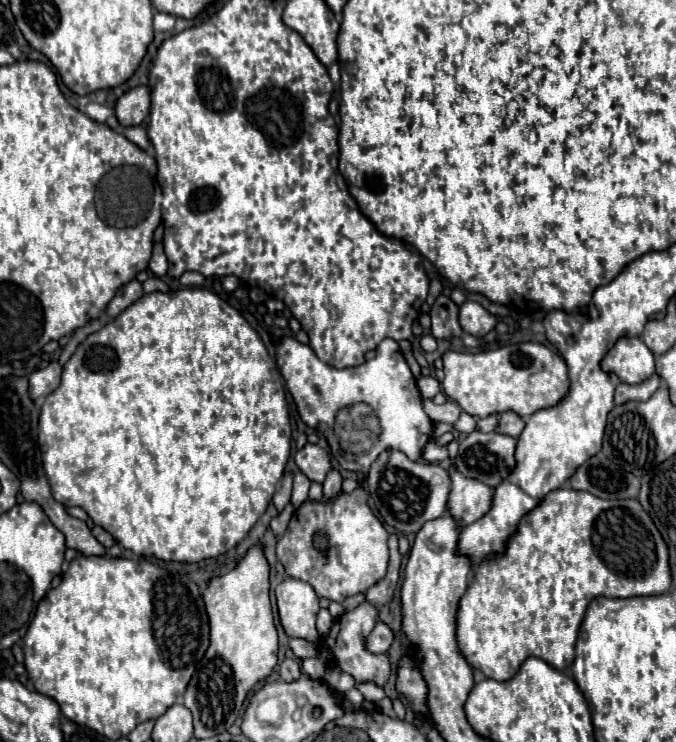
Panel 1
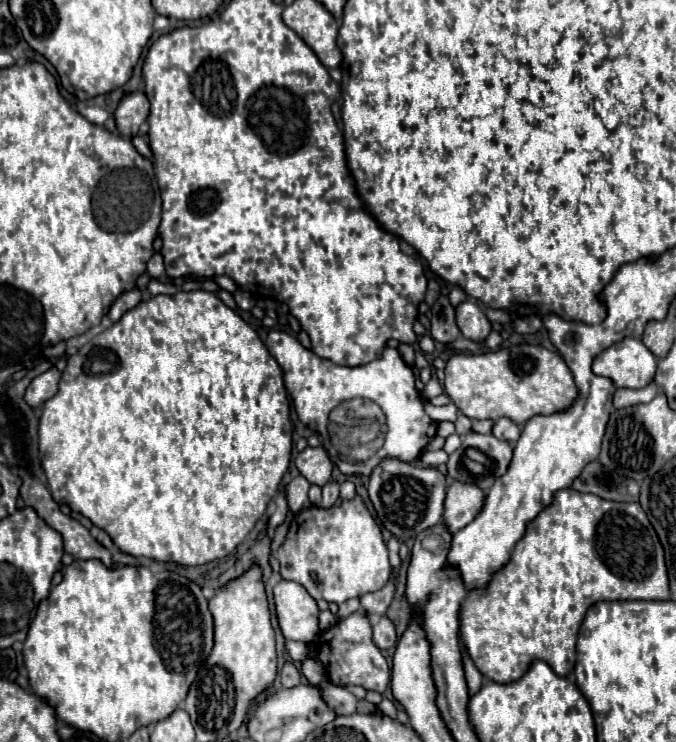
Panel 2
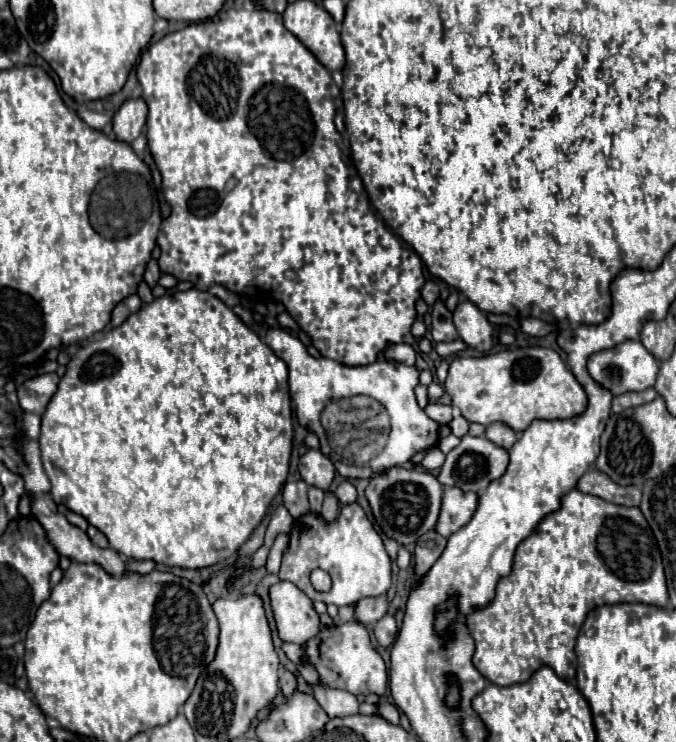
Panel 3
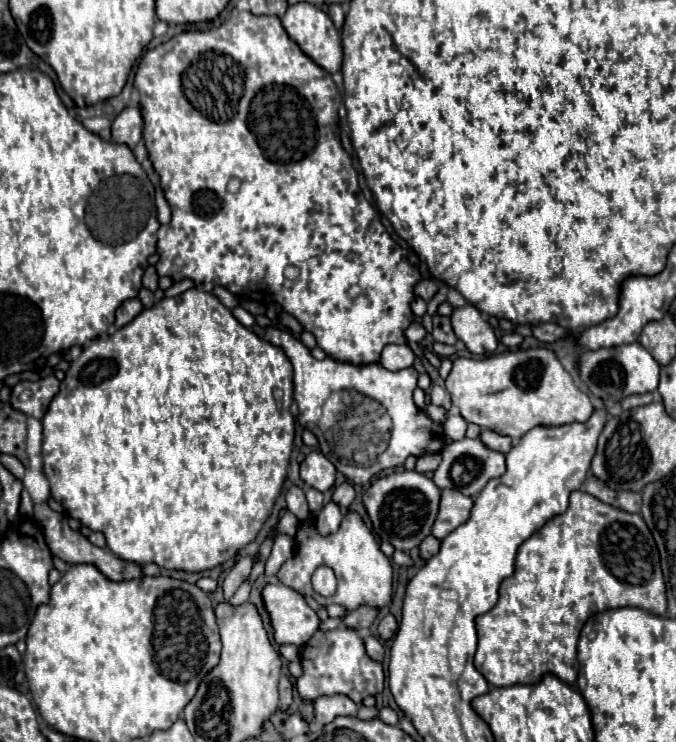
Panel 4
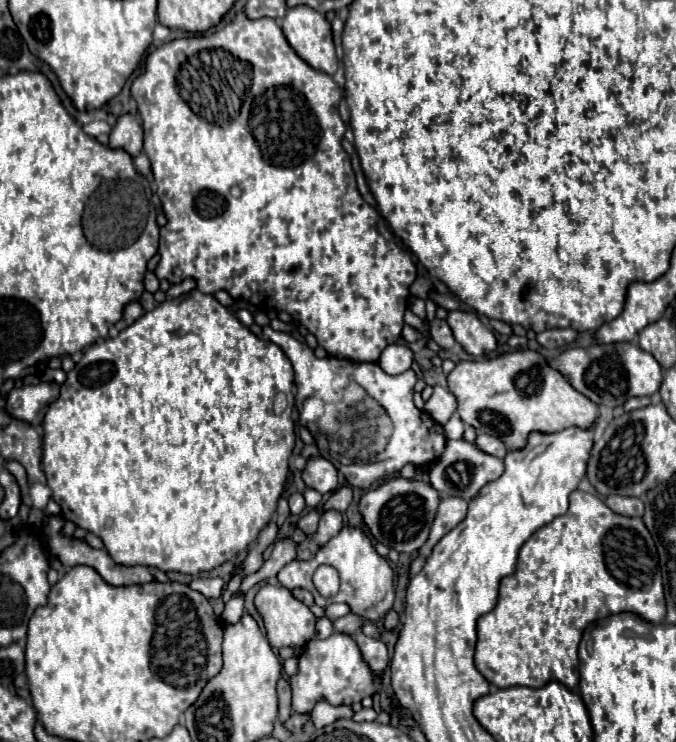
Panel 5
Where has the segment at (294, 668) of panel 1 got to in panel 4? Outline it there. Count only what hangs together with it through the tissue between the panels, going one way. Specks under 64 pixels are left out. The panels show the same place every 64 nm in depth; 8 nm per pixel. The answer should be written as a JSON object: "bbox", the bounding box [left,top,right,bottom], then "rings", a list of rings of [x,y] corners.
{"bbox":[280,676,294,712],"rings":[[[282,676],[280,678],[280,708],[284,712],[292,704],[292,696],[294,696],[294,682],[290,680],[290,676]]]}

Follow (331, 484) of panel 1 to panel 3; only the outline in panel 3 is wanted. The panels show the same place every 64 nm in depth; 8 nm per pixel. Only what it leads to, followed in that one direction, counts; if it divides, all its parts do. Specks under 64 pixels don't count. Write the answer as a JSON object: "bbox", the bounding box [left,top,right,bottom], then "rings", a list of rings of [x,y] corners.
{"bbox":[322,492,338,522],"rings":[[[324,492],[324,504],[322,504],[322,518],[326,522],[334,522],[336,516],[338,516],[338,498],[334,492]]]}

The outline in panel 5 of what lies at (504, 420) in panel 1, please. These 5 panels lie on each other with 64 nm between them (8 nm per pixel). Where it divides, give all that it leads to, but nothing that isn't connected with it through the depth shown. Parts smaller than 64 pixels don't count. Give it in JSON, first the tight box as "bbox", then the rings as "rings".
{"bbox":[476,434,508,458],"rings":[[[478,434],[476,438],[476,444],[480,450],[492,454],[492,456],[498,456],[498,458],[504,458],[508,454],[508,450],[504,448],[504,444],[500,444],[500,440],[496,440],[496,436],[484,436],[484,434]]]}

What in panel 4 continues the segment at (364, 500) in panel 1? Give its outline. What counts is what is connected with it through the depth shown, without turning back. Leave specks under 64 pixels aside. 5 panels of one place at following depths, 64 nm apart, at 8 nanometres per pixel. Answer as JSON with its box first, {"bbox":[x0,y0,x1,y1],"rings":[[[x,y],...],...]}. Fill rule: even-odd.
{"bbox":[278,510,392,612],"rings":[[[348,510],[344,514],[344,520],[342,520],[340,528],[336,532],[328,534],[328,536],[322,536],[316,530],[314,520],[300,522],[298,530],[294,534],[294,542],[296,542],[294,556],[290,560],[286,560],[280,568],[280,572],[278,572],[278,580],[282,584],[298,590],[300,594],[312,596],[322,606],[340,604],[348,612],[356,610],[358,606],[364,606],[364,604],[378,606],[378,608],[386,608],[390,604],[390,594],[392,594],[392,566],[390,566],[390,560],[384,556],[376,536],[368,530],[368,526],[364,524],[364,520],[358,512]],[[322,564],[330,566],[336,574],[342,570],[342,582],[338,584],[336,594],[328,596],[328,598],[316,594],[312,590],[312,584],[310,584],[310,570],[316,570]]]}

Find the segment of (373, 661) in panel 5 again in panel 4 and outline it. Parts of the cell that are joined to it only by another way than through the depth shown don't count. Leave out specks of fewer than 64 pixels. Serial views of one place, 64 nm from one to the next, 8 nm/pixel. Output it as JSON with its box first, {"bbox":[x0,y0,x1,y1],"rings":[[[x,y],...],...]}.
{"bbox":[364,636,384,660],"rings":[[[366,636],[364,638],[364,644],[366,644],[366,650],[368,650],[368,656],[370,658],[374,658],[374,660],[382,660],[384,658],[384,648],[382,648],[382,644],[380,644],[378,638]]]}

